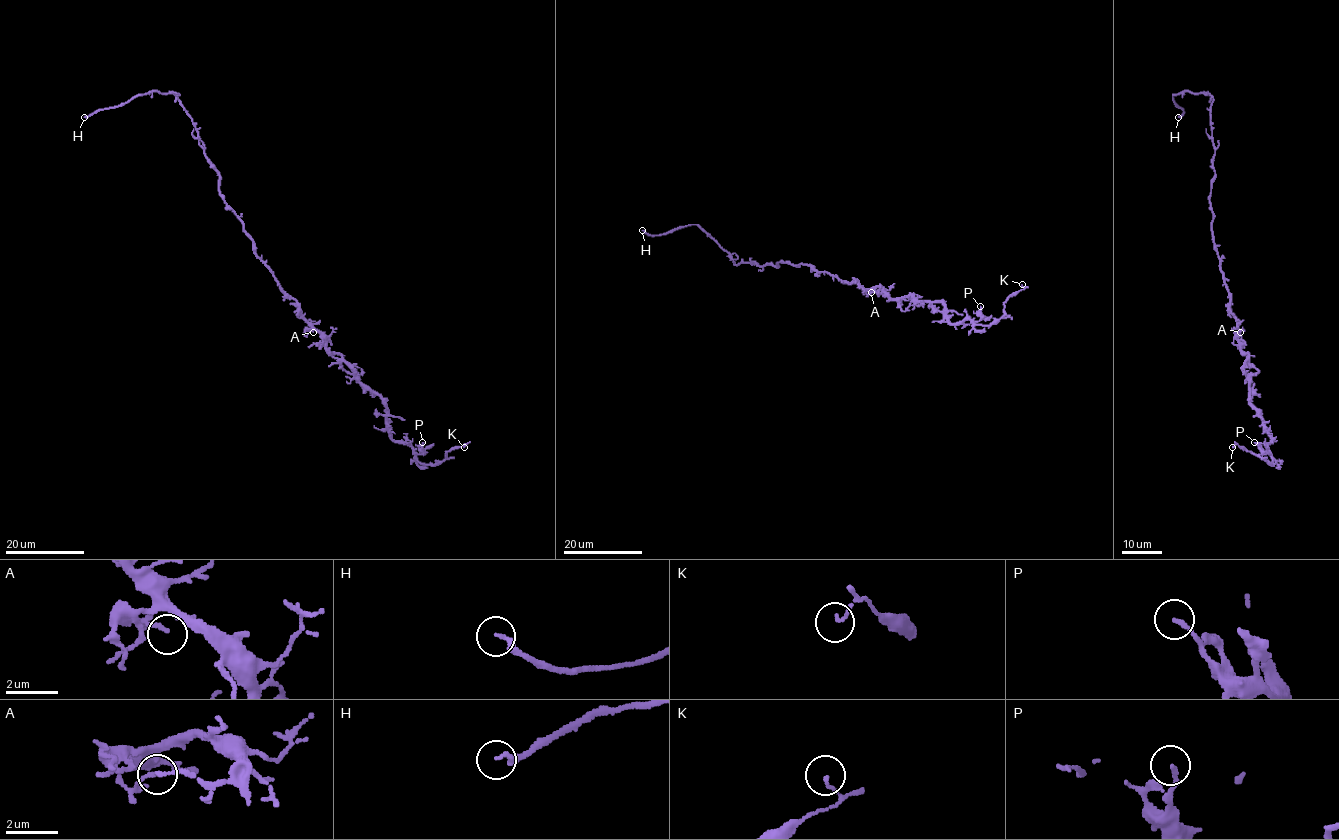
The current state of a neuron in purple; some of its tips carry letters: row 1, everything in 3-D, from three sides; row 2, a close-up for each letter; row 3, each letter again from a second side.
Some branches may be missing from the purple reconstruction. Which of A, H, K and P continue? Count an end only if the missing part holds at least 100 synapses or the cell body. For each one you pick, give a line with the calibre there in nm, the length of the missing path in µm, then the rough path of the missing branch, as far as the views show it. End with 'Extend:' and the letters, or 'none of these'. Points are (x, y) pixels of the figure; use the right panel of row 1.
H: Thickness 150 nm. Missing length about 4 µm
Extend: H

